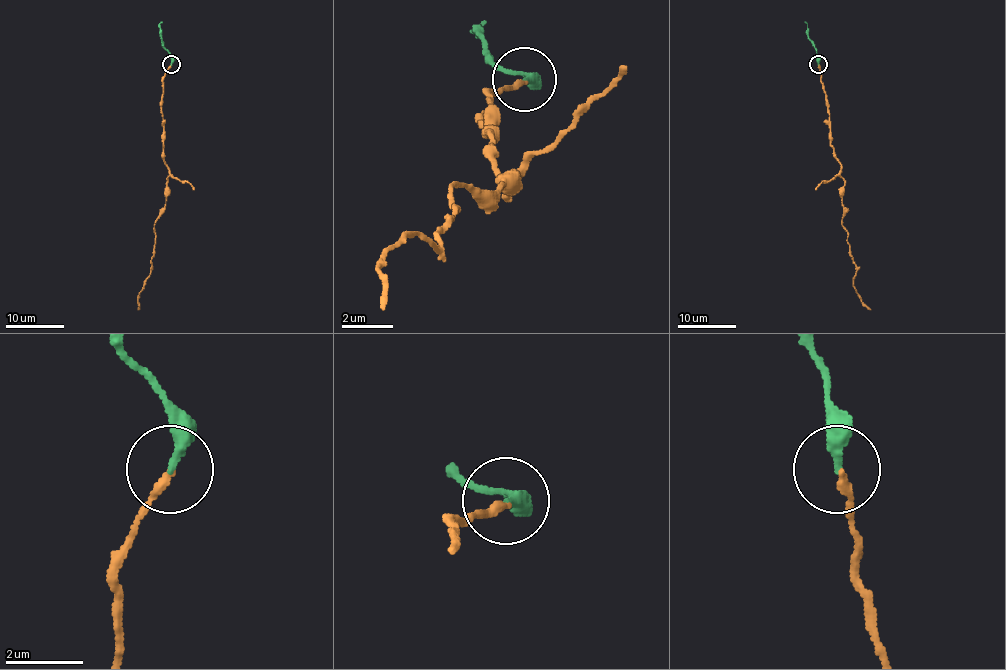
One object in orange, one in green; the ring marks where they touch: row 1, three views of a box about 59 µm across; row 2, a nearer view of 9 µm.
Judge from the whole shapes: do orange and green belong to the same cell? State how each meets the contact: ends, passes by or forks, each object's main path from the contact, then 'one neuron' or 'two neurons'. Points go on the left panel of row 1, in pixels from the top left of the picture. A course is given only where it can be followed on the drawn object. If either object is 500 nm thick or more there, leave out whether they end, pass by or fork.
orange ends; green ends; course orange (171, 64), (162, 80), (161, 103), (170, 176), (165, 205), (154, 226), (154, 255), (139, 310); course green (171, 64), (171, 55), (159, 36), (162, 22); one neuron

